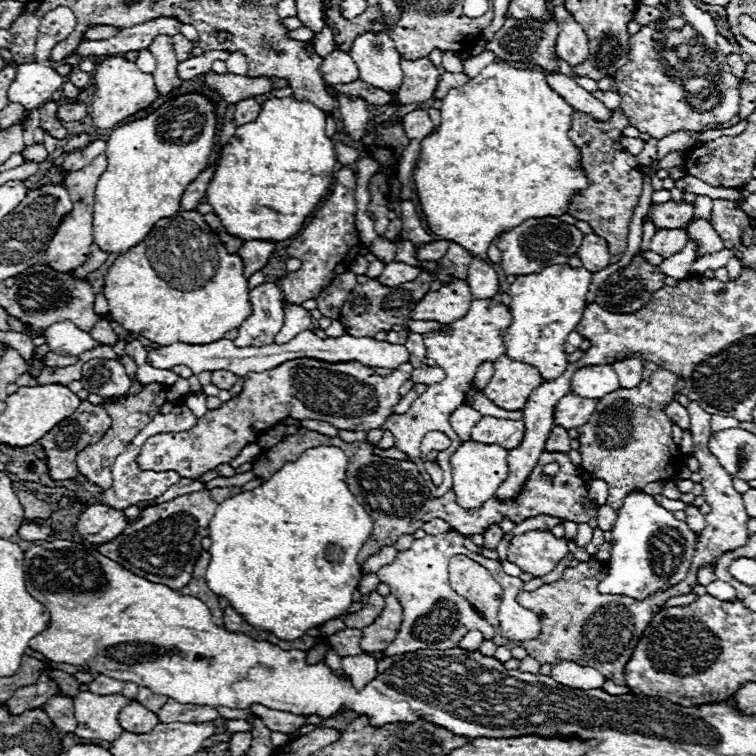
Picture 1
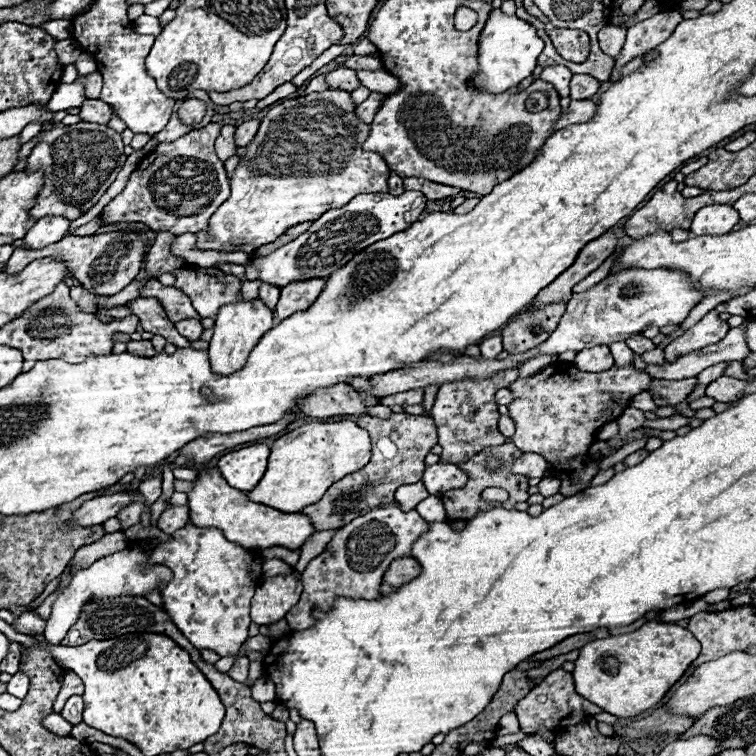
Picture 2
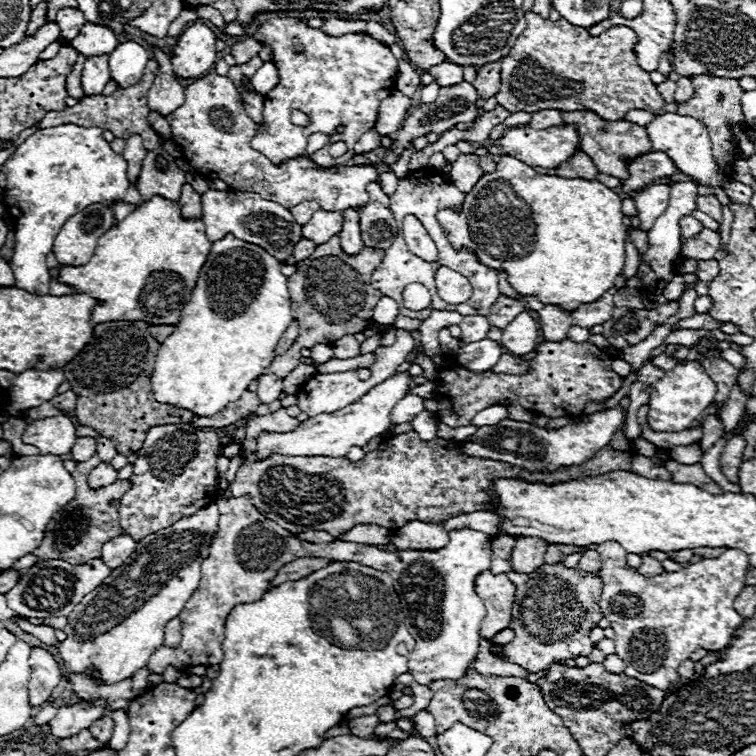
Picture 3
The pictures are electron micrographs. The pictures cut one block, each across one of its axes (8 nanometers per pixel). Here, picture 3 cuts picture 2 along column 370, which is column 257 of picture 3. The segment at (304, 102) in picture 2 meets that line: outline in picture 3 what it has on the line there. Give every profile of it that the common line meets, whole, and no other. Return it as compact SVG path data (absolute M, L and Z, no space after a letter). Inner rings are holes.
M210 72L186 86L184 96L184 104L166 118L172 128L172 142L182 150L188 164L208 180L220 178L234 190L256 192L288 210L302 200L316 200L320 208L330 212L362 208L368 202L366 186L370 182L380 182L378 168L366 164L322 168L308 158L296 158L282 166L274 166L266 156L250 148L250 140L256 134L256 122L246 114L242 96L226 76Z

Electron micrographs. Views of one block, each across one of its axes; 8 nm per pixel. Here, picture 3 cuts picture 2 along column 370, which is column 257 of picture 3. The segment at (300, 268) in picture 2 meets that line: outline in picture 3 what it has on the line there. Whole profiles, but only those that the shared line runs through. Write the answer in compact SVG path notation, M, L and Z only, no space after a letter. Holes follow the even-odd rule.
M208 190L202 194L202 220L208 232L208 240L220 240L226 232L232 232L236 238L260 244L280 262L288 262L288 256L294 250L294 244L302 240L302 226L296 224L292 212L272 200L264 200L256 192L240 190Z

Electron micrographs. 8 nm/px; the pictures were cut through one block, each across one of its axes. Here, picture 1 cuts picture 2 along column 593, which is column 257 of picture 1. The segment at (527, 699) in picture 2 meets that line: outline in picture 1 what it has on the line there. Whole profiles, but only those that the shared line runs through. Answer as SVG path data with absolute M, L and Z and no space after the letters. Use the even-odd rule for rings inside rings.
M254 704L252 712L256 716L260 716L262 724L272 730L272 732L282 732L282 734L290 734L296 728L306 724L306 716L296 716L292 712L280 712L280 710L272 710L272 708L264 708L262 704Z

